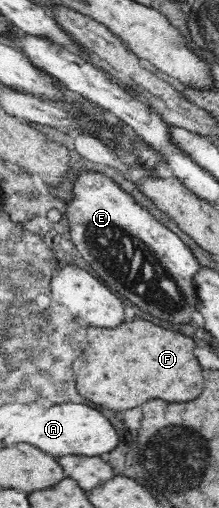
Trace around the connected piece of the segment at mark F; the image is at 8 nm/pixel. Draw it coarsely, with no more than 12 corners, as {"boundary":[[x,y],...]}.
{"boundary":[[148,320],[88,328],[78,392],[128,410],[202,392],[194,340]]}

